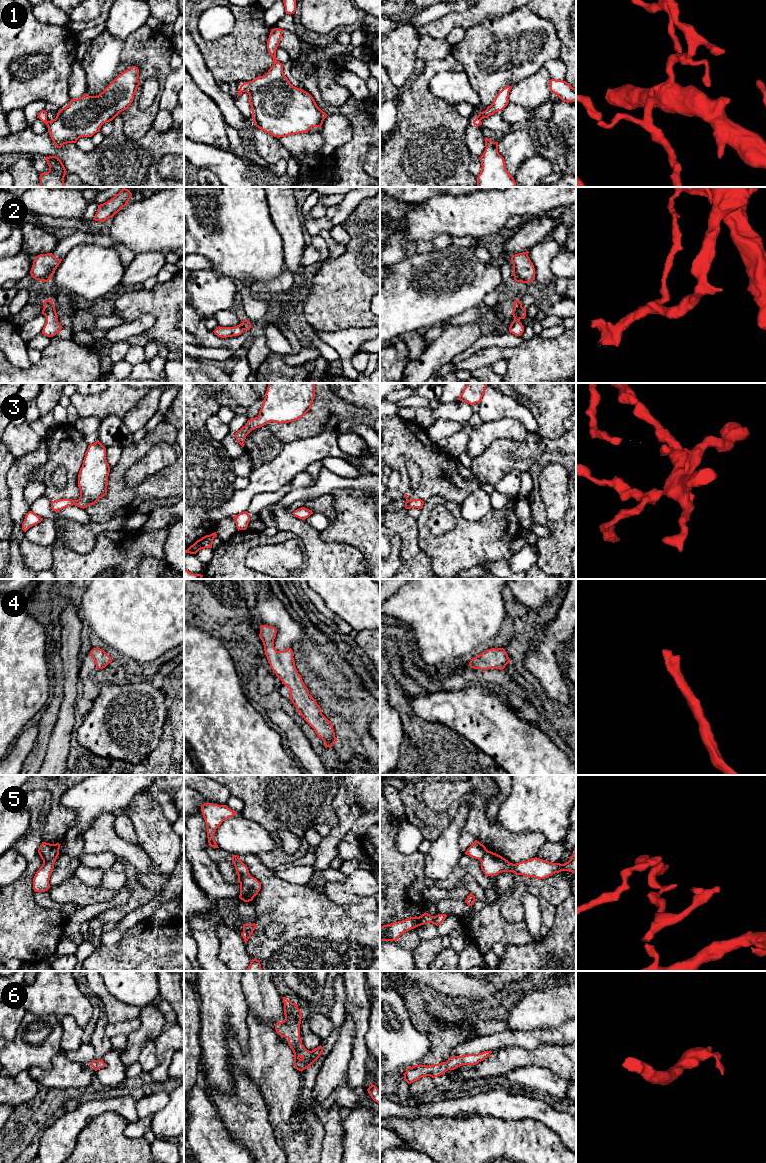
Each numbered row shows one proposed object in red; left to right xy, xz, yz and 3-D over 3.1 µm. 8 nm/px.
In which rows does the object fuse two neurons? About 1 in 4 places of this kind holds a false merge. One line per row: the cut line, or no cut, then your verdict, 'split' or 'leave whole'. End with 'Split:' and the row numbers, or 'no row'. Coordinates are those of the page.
1: cut none; leave whole
2: cut yz (521, 306), (519, 309), (520, 318); split
3: cut none; leave whole
4: cut none; leave whole
5: cut xy (57, 855), (43, 861); split
6: cut none; leave whole
Split: 2, 5

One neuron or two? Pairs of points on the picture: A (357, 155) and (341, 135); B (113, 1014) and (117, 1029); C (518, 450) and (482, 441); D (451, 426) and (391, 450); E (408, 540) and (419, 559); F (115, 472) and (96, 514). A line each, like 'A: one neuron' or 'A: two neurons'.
A: two neurons
B: two neurons
C: two neurons
D: two neurons
E: one neuron
F: one neuron

